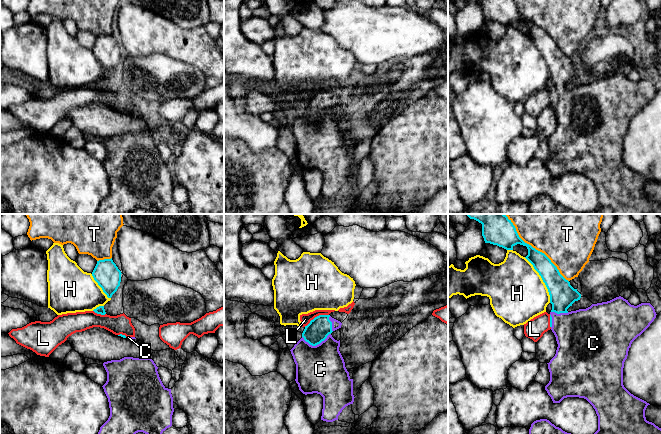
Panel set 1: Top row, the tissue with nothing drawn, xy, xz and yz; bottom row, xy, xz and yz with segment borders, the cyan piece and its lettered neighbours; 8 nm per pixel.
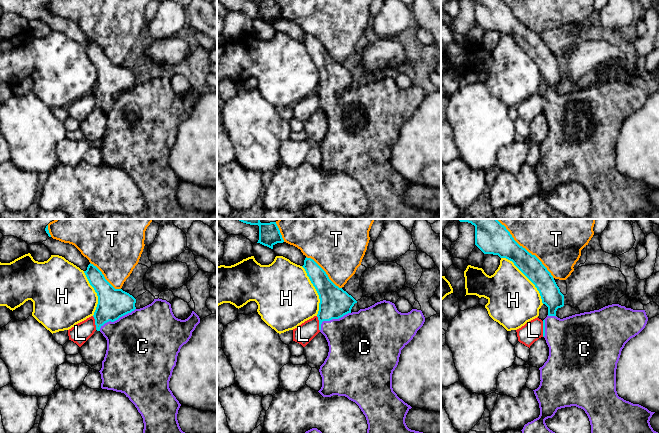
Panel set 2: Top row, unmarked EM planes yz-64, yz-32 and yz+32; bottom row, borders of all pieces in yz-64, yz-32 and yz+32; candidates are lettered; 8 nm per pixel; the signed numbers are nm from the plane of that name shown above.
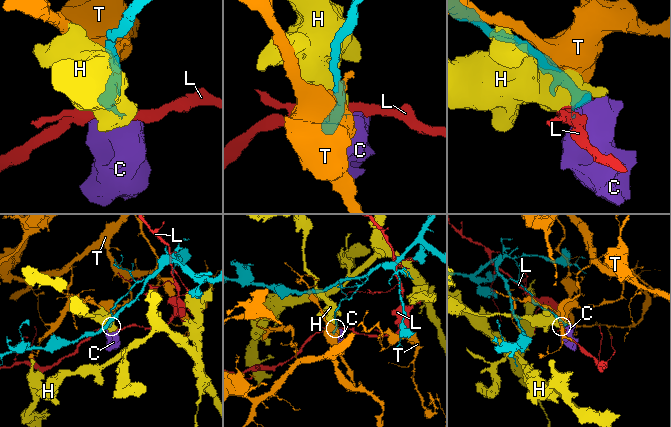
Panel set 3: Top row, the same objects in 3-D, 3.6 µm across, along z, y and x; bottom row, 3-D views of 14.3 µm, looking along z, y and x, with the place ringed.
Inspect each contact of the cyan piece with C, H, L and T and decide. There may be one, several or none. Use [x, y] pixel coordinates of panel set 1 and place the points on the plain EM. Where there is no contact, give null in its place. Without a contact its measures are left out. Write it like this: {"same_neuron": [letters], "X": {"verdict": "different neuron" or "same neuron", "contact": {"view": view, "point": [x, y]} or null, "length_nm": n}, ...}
{"same_neuron": ["C"], "C": {"verdict": "same neuron", "contact": {"view": "xz", "point": [316, 120]}, "length_nm": 240}, "H": {"verdict": "different neuron", "contact": {"view": "yz", "point": [542, 55]}, "length_nm": 420}, "L": {"verdict": "different neuron", "contact": {"view": "xz", "point": [317, 92]}, "length_nm": 220}, "T": {"verdict": "different neuron", "contact": {"view": "yz", "point": [539, 27]}, "length_nm": 650}}

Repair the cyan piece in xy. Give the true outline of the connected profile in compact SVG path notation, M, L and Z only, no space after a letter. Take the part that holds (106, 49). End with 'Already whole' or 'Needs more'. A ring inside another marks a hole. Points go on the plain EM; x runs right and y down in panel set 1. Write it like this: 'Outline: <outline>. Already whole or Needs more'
Outline: M112 34L97 37L92 48L94 56L108 74L111 74L120 62L121 50L121 47L113 38Z. Already whole

